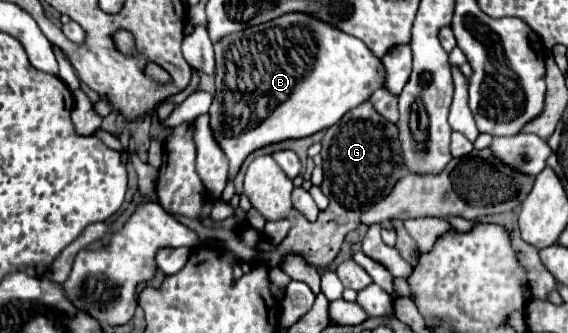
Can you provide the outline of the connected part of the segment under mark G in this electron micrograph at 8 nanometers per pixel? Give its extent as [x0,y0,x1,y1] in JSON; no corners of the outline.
[259,103,407,269]

